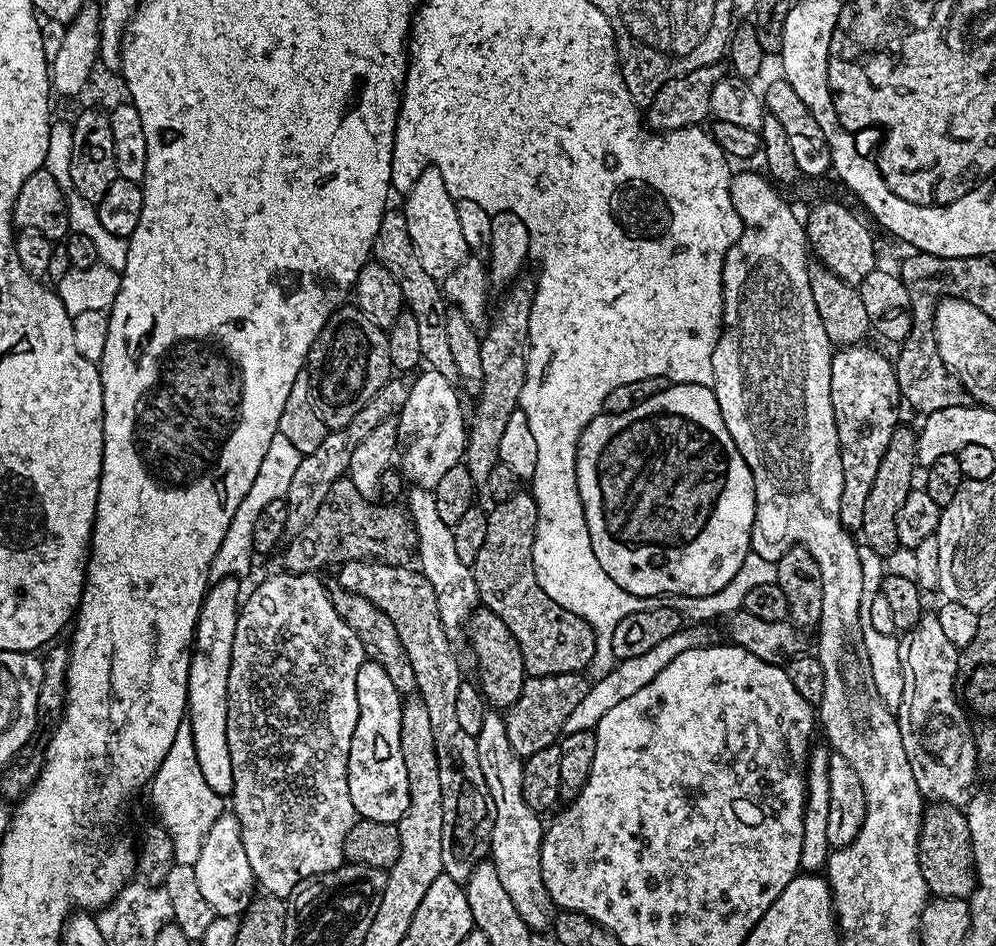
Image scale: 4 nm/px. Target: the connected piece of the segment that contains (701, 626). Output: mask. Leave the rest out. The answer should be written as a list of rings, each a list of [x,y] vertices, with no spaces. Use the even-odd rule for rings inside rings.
[[[696,622],[682,626],[665,641],[658,642],[658,645],[654,646],[653,649],[646,650],[644,654],[635,658],[624,659],[613,665],[602,679],[595,680],[589,685],[585,698],[582,698],[578,705],[574,706],[573,713],[567,716],[564,723],[564,732],[574,733],[579,730],[594,730],[603,714],[606,714],[611,707],[618,706],[618,703],[622,702],[623,699],[630,698],[631,695],[642,690],[643,686],[652,682],[680,654],[690,649],[707,648],[715,643],[719,636],[717,630],[712,627],[714,626],[708,622]]]

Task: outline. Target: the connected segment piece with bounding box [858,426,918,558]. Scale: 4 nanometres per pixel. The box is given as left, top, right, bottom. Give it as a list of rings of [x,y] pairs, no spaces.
[[[898,426],[894,434],[890,434],[890,446],[886,446],[886,454],[882,454],[882,463],[878,466],[878,474],[874,474],[874,486],[870,486],[870,495],[866,497],[866,510],[862,517],[862,526],[858,529],[859,535],[864,535],[863,543],[874,550],[882,558],[888,558],[899,545],[898,518],[899,508],[904,499],[914,489],[912,475],[918,469],[916,459],[917,431],[912,428]]]

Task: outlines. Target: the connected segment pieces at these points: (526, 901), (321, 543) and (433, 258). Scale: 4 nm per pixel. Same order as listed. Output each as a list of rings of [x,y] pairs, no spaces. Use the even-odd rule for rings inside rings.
[[[485,711],[482,730],[476,735],[476,745],[478,762],[482,762],[482,778],[486,778],[486,786],[494,802],[490,862],[494,870],[498,870],[498,879],[506,889],[506,894],[510,894],[514,910],[522,914],[522,922],[526,922],[526,926],[533,930],[551,929],[558,909],[546,890],[546,882],[542,882],[540,851],[545,825],[537,812],[526,806],[526,798],[522,798],[524,760],[514,750],[514,746],[510,746],[510,738],[506,738],[504,718],[499,711]]]
[[[347,478],[334,482],[318,514],[306,522],[301,532],[287,541],[283,567],[290,572],[319,573],[319,568],[339,566],[351,560],[370,560],[379,557],[380,548],[389,552],[389,557],[404,558],[416,551],[416,527],[412,518],[399,503],[380,502],[372,504],[369,497],[356,489],[354,482]]]
[[[431,166],[414,182],[414,186],[403,197],[402,211],[406,218],[406,230],[410,230],[410,242],[418,254],[418,262],[436,280],[443,281],[469,255],[466,238],[462,238],[462,225],[458,223],[458,210],[442,174]]]

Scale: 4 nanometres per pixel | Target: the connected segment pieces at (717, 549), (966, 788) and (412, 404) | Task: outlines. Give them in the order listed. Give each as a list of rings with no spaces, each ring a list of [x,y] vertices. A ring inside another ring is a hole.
[[[669,383],[664,387],[668,388],[654,393],[653,396],[646,397],[645,400],[638,401],[633,408],[624,408],[621,412],[605,410],[599,416],[595,416],[586,426],[586,430],[580,435],[578,450],[576,451],[578,494],[582,498],[582,510],[586,518],[586,526],[590,530],[590,546],[594,546],[594,555],[598,557],[598,562],[602,565],[602,570],[606,570],[606,574],[610,574],[610,578],[614,578],[614,582],[618,582],[618,586],[622,586],[622,590],[626,590],[635,596],[659,596],[661,598],[667,597],[666,595],[669,598],[675,598],[677,596],[709,596],[718,590],[722,590],[722,586],[726,586],[731,582],[734,574],[738,574],[742,562],[746,559],[752,547],[752,527],[754,526],[754,510],[756,509],[756,487],[754,486],[754,478],[750,474],[750,466],[742,458],[738,446],[734,446],[734,438],[730,438],[730,430],[726,430],[726,422],[722,422],[722,410],[718,406],[718,398],[716,397],[715,391],[712,388],[698,386],[697,384]]]
[[[935,614],[921,615],[918,623],[913,628],[907,629],[898,641],[905,685],[900,707],[896,709],[894,715],[902,734],[902,750],[906,750],[910,770],[914,770],[914,782],[918,782],[918,790],[925,801],[953,806],[967,805],[974,792],[972,783],[976,780],[978,757],[976,740],[972,737],[972,726],[965,705],[958,699],[956,671],[960,652],[954,646],[954,642],[947,640],[946,633],[942,631],[942,625]]]
[[[424,370],[416,376],[410,398],[406,398],[406,406],[402,406],[398,414],[398,460],[404,463],[403,475],[409,481],[416,480],[412,482],[419,487],[435,489],[450,466],[461,463],[466,443],[466,412],[464,416],[459,395],[461,393],[453,381],[437,372]]]

